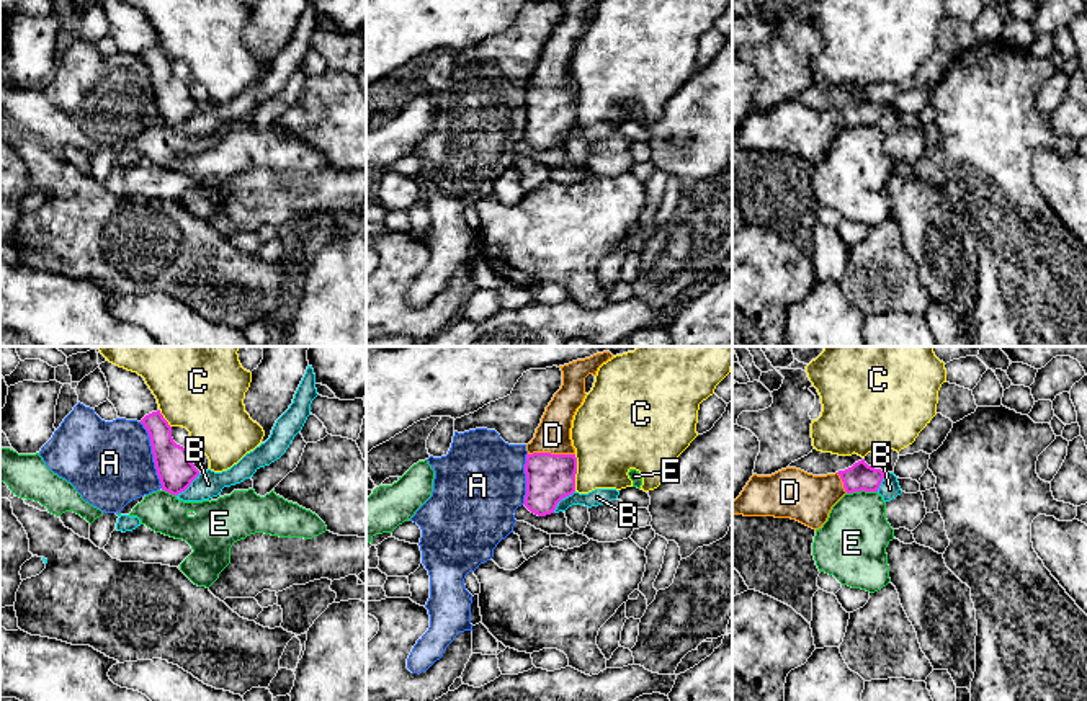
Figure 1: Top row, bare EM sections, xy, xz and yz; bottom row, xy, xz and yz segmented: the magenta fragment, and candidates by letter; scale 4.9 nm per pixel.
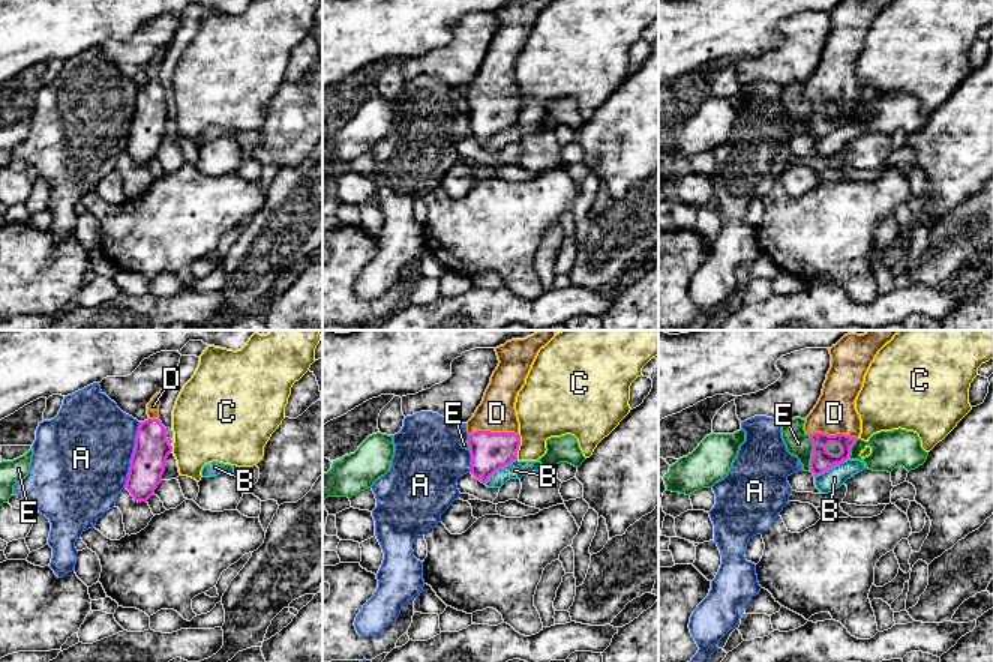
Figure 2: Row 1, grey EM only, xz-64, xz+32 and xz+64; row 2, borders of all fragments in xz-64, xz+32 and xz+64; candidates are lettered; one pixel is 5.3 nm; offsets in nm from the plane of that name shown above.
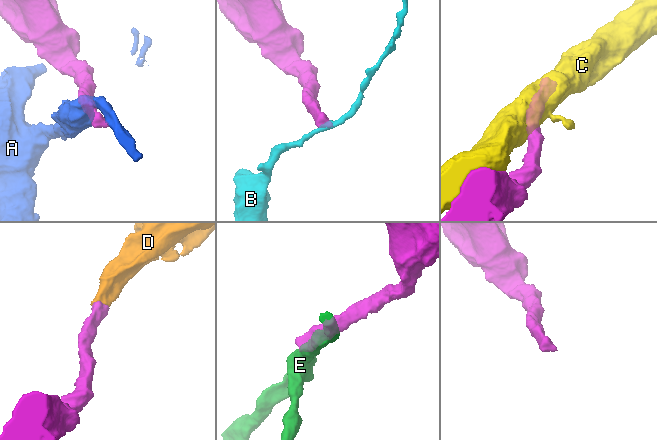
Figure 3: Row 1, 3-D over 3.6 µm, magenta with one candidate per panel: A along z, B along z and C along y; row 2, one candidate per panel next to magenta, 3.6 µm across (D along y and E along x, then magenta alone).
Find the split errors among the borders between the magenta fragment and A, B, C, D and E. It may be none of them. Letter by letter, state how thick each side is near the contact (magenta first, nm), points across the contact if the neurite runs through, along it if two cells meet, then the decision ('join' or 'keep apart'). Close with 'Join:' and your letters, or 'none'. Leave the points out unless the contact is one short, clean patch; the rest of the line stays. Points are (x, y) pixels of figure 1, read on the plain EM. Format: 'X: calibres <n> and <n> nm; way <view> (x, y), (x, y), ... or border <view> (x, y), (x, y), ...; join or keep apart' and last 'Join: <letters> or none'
A: calibres 180 and 420 nm; border xy (139, 56), (149, 71), (156, 108), (162, 121); keep apart
B: calibres 180 and 140 nm; border xy (200, 107), (177, 129); keep apart
C: calibres 240 and 380 nm; keep apart
D: calibres 240 and 170 nm; way xz (550, 111), (550, 87), (553, 69); join
E: calibres 140 and 320 nm; border yz (876, 125), (854, 125), (847, 128); keep apart
Join: D

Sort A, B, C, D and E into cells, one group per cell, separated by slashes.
A / B / C / D / E

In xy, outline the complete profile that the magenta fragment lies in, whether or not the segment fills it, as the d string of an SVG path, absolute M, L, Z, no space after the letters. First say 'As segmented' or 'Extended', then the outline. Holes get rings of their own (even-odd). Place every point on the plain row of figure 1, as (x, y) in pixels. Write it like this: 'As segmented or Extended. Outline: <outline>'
As segmented. Outline: M160 44L145 49L141 57L150 70L150 80L162 124L178 129L185 126L199 109L190 93L188 82L177 78L172 72L172 60Z

